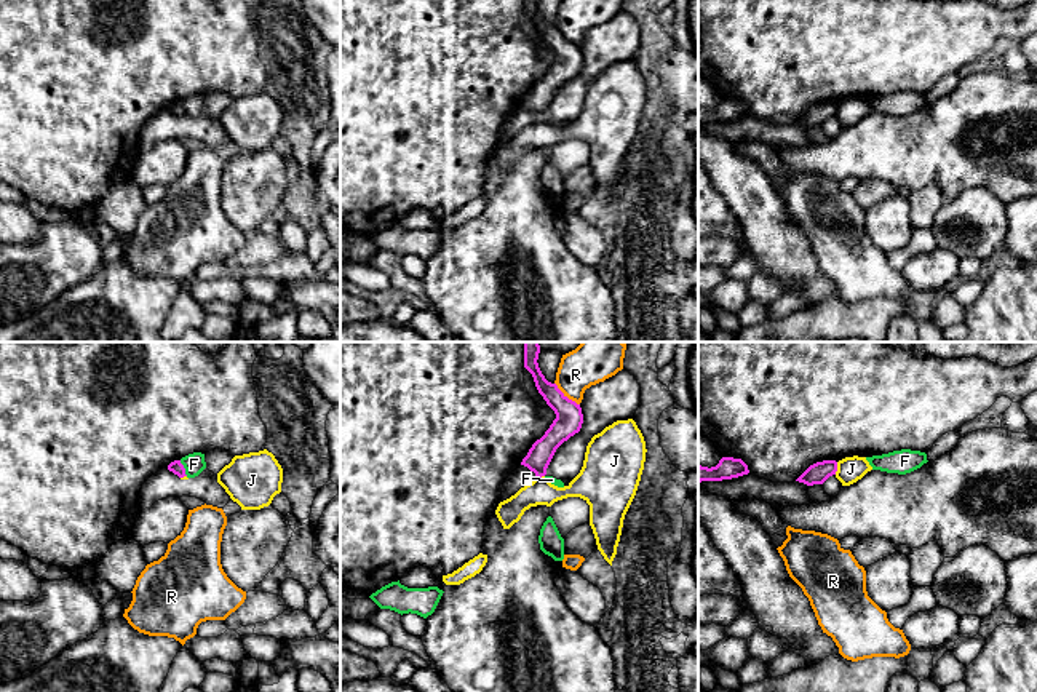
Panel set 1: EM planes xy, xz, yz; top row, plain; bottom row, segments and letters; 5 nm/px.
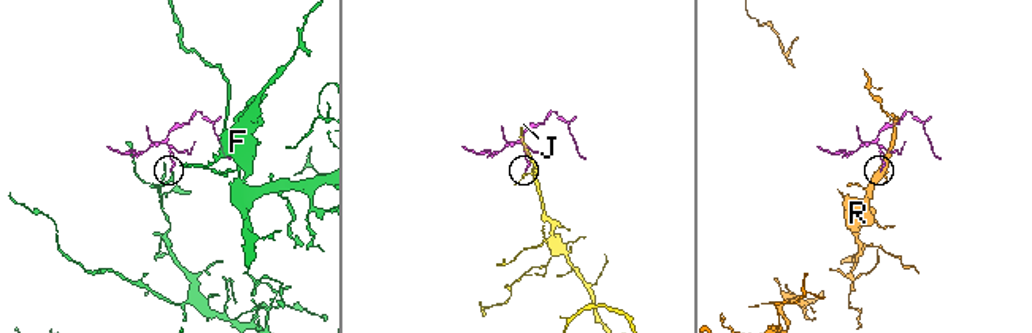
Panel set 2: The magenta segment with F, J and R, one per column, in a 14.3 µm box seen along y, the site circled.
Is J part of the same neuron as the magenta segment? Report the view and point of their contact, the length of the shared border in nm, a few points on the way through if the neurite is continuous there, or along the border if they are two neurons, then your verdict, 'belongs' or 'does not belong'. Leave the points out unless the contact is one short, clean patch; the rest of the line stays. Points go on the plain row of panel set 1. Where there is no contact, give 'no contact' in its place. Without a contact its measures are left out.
yz (836, 111) | 70 nm | does not belong

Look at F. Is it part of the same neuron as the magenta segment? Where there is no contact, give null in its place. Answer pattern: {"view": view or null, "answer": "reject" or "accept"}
{"view": "xy", "answer": "reject"}

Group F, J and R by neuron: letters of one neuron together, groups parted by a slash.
F / J / R

